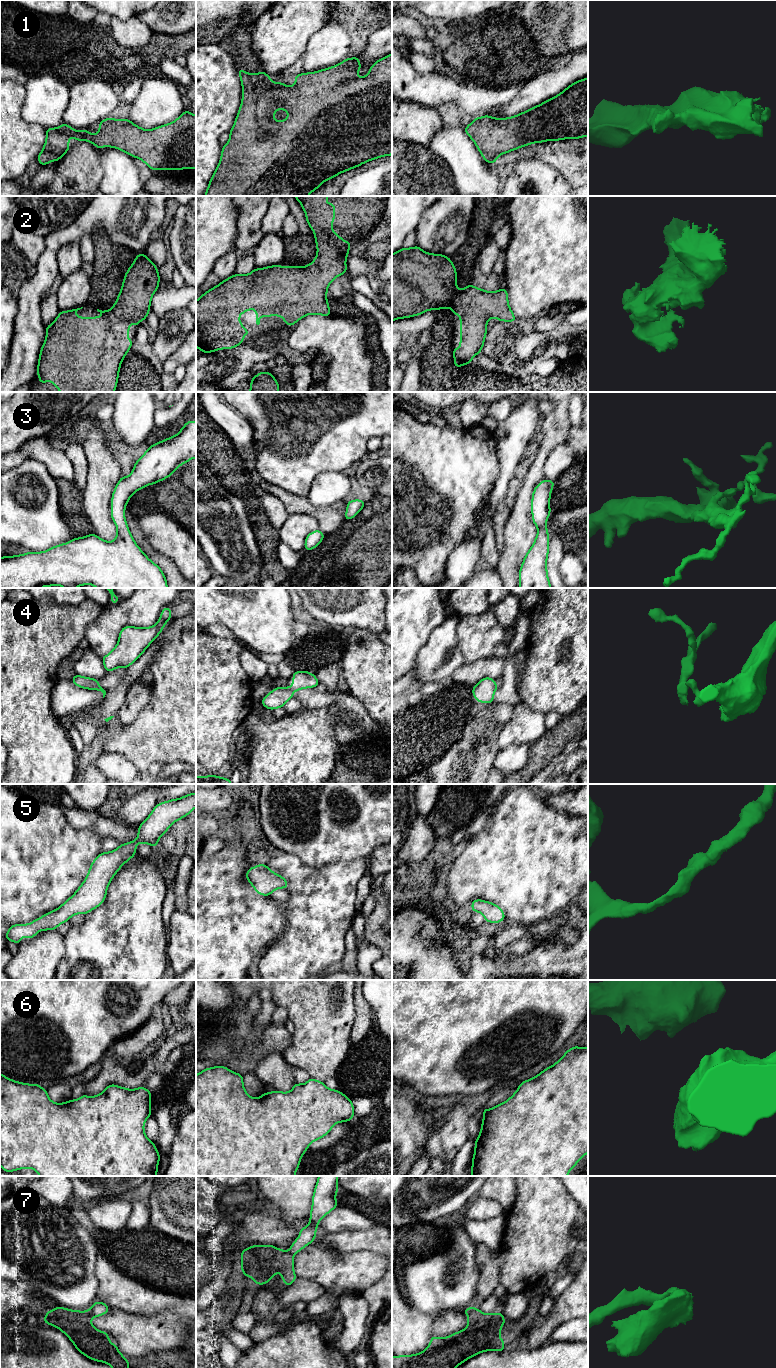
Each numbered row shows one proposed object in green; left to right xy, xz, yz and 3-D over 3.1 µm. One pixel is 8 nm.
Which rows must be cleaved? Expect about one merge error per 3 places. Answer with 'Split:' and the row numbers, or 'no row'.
Split: 4, 7

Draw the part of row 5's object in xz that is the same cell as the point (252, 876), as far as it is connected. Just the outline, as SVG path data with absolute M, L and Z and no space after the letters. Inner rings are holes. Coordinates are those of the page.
M257 864L256 867L249 868L246 879L258 894L264 896L270 896L278 888L287 889L288 887L287 880L272 872L266 864Z

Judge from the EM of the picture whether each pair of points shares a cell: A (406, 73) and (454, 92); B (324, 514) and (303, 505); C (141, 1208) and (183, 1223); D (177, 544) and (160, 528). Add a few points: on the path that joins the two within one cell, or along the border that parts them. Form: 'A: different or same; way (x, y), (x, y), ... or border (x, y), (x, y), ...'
A: same; way (418, 85), (422, 89), (442, 89)
B: same; way (319, 512), (308, 508)
C: different; border (147, 1203), (150, 1224)
D: same; way (173, 541), (164, 532)

